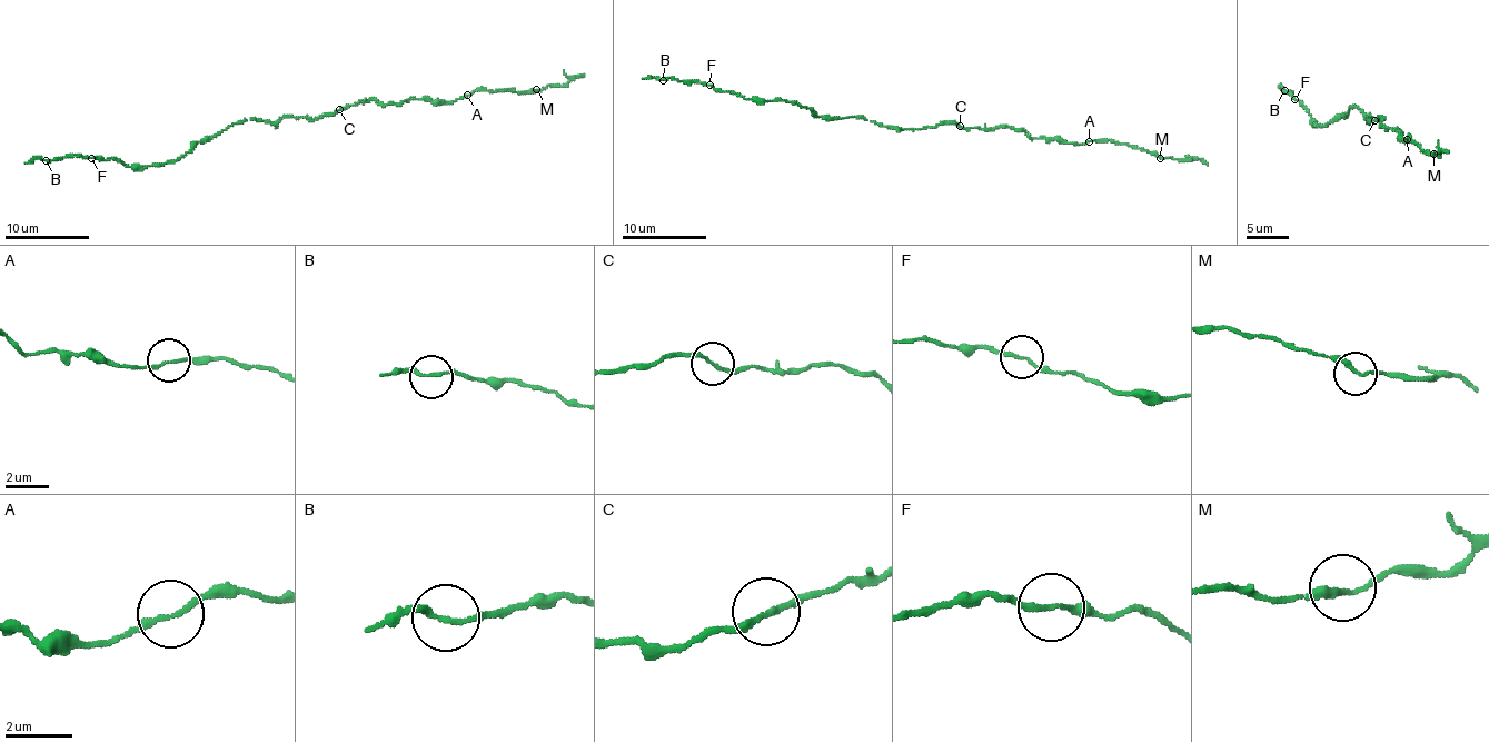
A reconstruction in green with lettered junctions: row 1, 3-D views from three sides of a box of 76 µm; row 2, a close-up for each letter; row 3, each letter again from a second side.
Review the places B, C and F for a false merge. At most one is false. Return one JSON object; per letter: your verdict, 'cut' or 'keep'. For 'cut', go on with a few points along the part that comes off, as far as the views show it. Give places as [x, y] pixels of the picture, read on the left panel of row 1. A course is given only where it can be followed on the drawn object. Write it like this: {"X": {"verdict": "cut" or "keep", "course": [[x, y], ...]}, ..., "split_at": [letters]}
{"B": {"verdict": "keep"}, "C": {"verdict": "keep"}, "F": {"verdict": "keep"}, "split_at": []}

